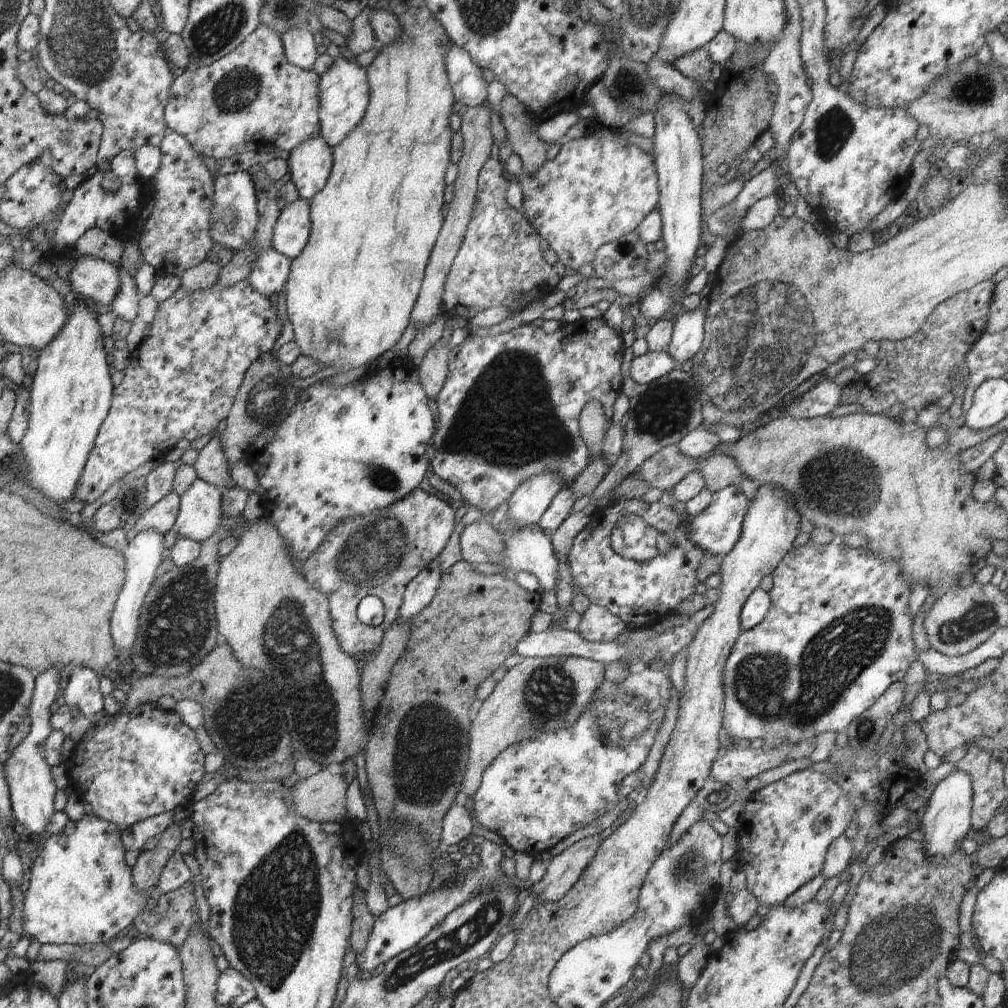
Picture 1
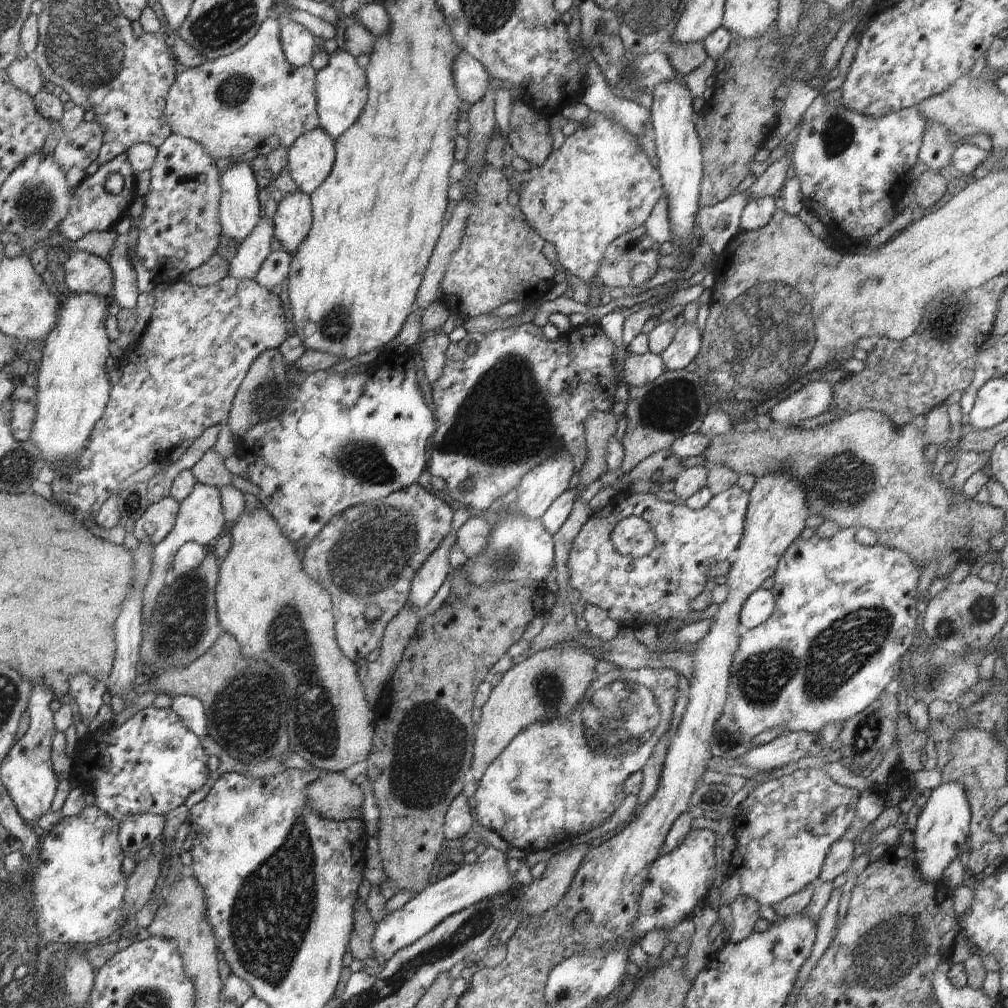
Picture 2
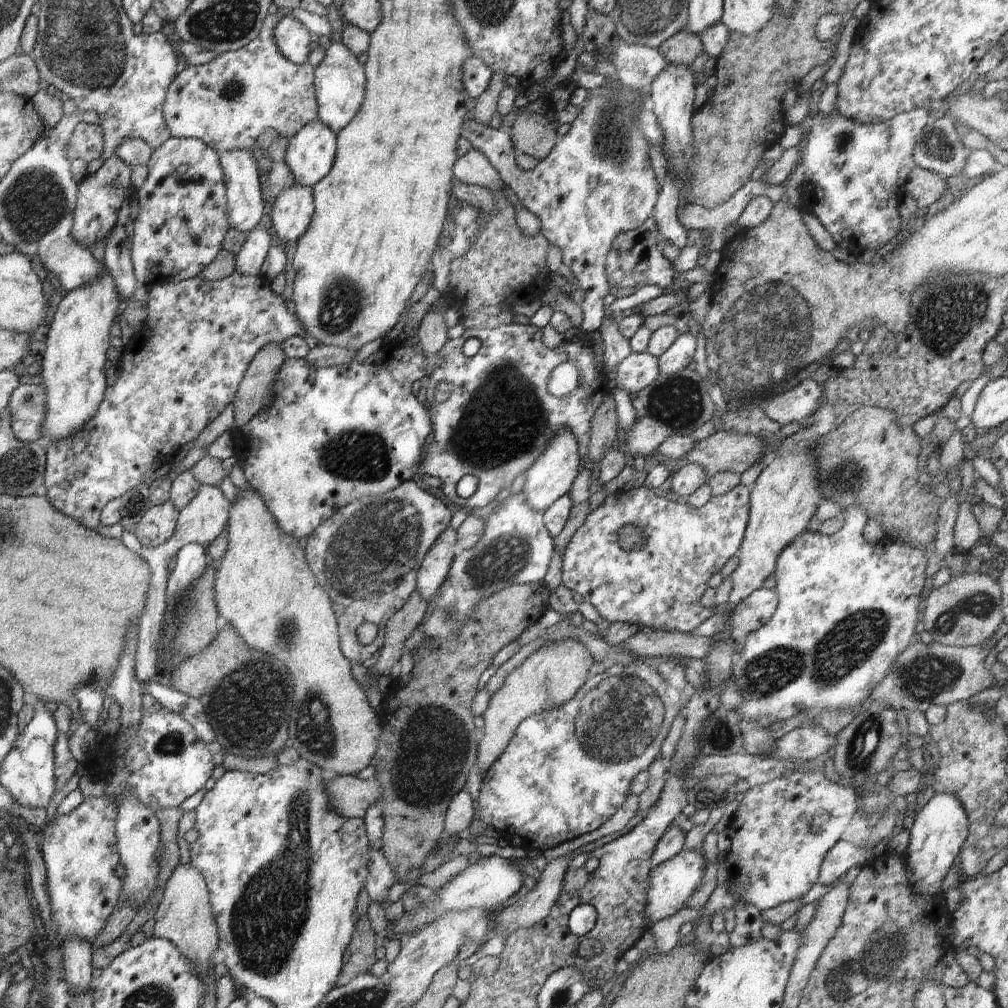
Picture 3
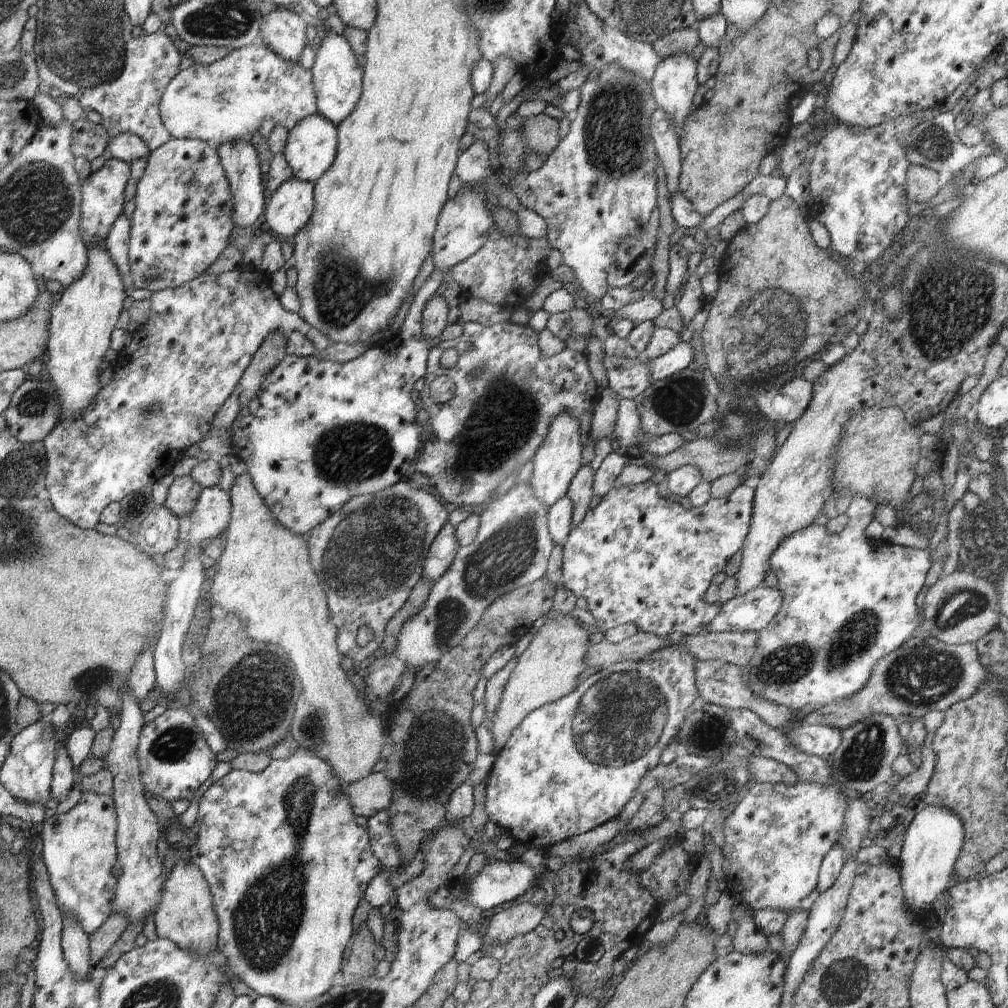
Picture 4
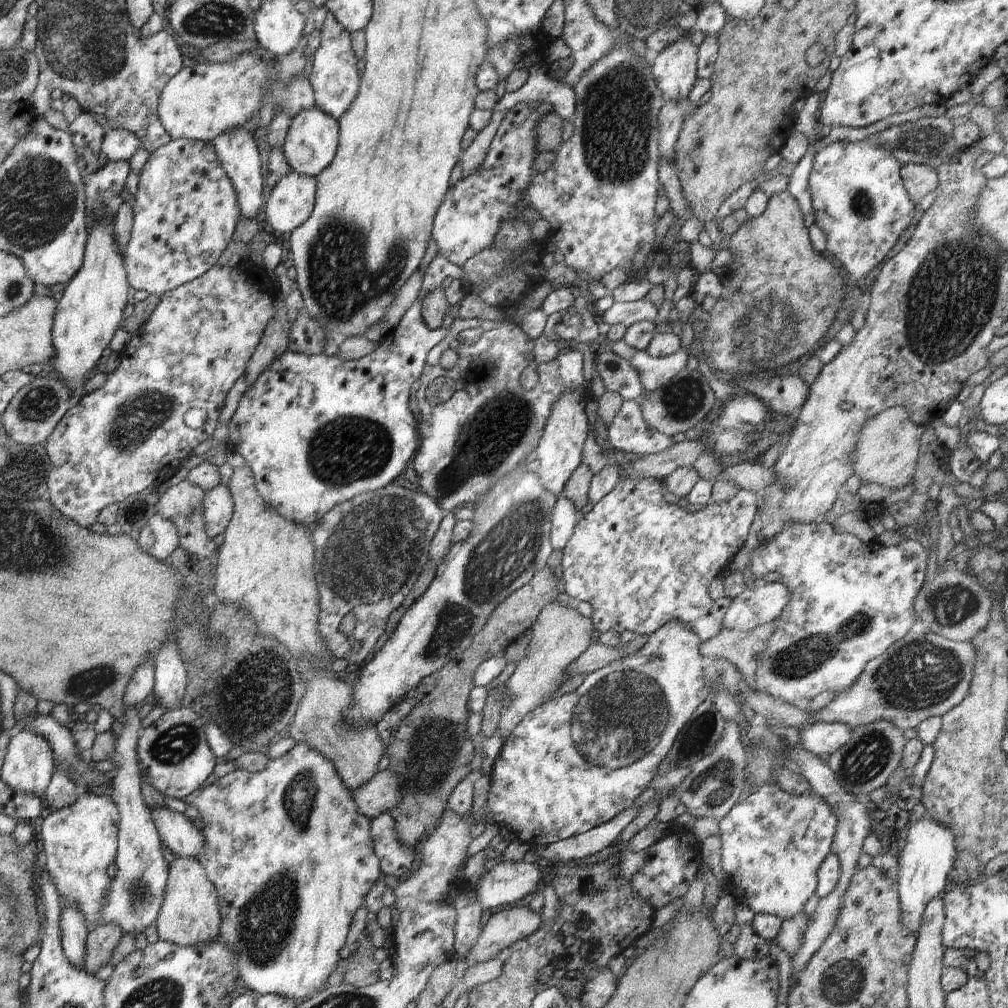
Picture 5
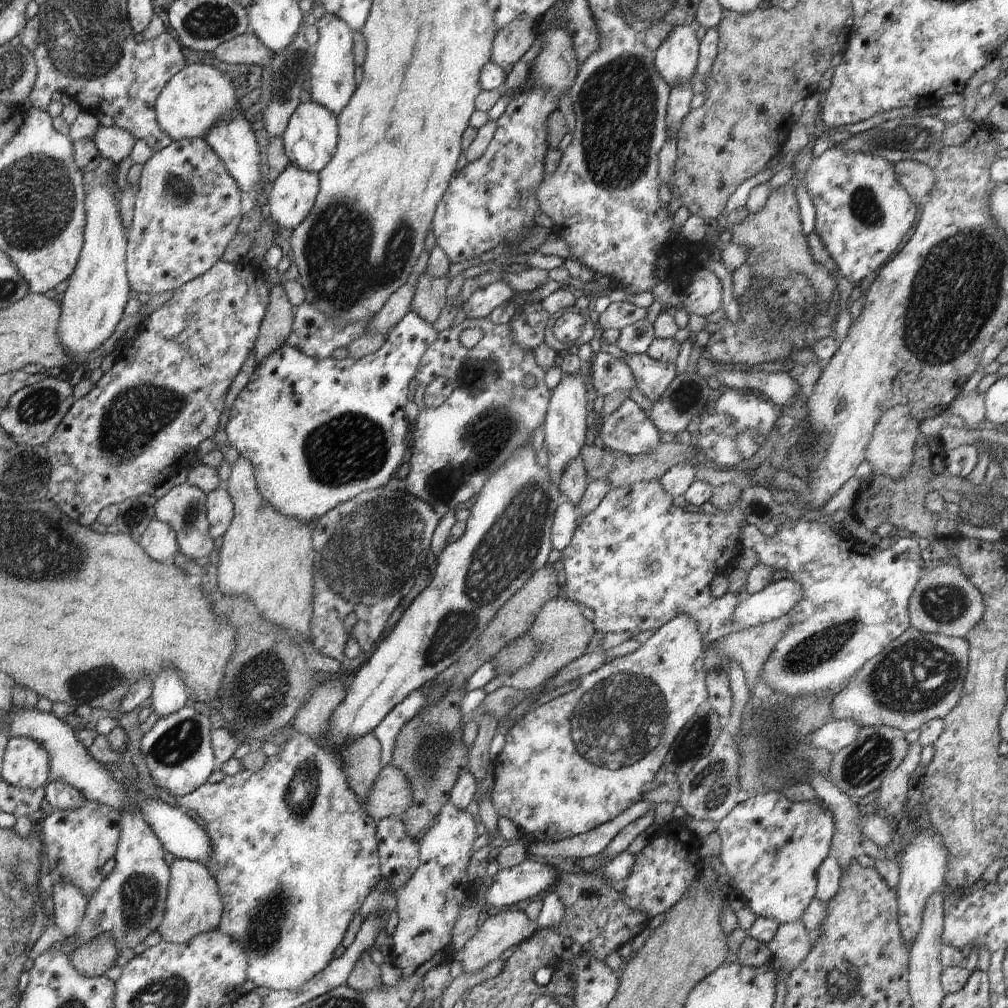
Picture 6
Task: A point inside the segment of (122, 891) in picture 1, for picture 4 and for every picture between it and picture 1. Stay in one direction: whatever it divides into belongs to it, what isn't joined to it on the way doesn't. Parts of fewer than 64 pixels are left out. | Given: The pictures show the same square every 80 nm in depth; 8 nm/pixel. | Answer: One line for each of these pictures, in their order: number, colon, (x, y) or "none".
2: (79, 884)
3: (79, 849)
4: (79, 849)

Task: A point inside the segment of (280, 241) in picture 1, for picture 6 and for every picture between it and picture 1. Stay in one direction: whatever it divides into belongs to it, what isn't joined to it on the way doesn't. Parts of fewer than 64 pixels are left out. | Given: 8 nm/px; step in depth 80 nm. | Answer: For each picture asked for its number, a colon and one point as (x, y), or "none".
2: (293, 219)
3: (293, 208)
4: (291, 205)
5: (292, 199)
6: (294, 191)

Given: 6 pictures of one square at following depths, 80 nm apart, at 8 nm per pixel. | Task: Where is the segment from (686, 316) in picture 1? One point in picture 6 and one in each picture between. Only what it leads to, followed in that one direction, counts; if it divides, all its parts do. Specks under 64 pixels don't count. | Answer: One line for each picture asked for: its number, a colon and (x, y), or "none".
2: (686, 346)
3: (679, 355)
4: (678, 358)
5: (655, 372)
6: (652, 377)

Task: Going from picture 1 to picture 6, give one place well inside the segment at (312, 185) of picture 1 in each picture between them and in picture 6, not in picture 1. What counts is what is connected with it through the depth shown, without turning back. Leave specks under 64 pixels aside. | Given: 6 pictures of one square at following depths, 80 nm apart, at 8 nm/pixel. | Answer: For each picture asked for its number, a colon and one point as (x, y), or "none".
2: (310, 159)
3: (310, 154)
4: (311, 147)
5: (310, 145)
6: (310, 139)

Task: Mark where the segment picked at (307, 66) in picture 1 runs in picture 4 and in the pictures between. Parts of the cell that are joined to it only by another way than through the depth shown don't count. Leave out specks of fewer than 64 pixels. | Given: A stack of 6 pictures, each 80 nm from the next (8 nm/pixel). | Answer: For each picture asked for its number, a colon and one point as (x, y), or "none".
2: (298, 44)
3: (292, 38)
4: (282, 30)

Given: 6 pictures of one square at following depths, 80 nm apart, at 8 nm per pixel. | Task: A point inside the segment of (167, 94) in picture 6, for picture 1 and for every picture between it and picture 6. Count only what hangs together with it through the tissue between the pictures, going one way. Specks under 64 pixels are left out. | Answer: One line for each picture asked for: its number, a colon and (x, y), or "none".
1: (254, 98)
2: (229, 105)
3: (227, 103)
4: (227, 100)
5: (202, 101)

